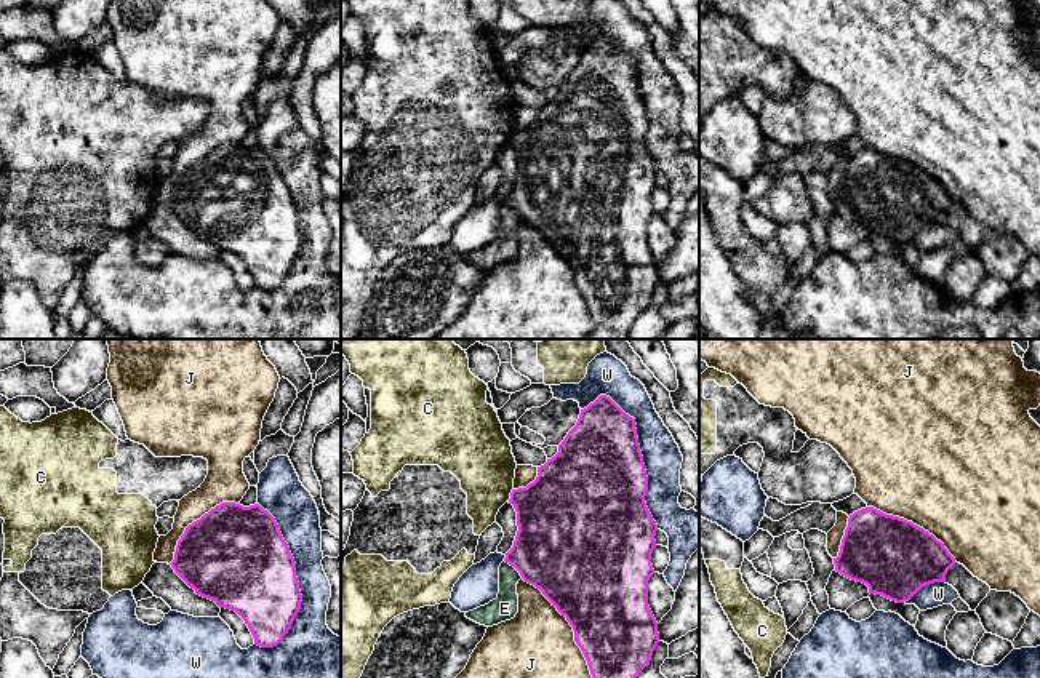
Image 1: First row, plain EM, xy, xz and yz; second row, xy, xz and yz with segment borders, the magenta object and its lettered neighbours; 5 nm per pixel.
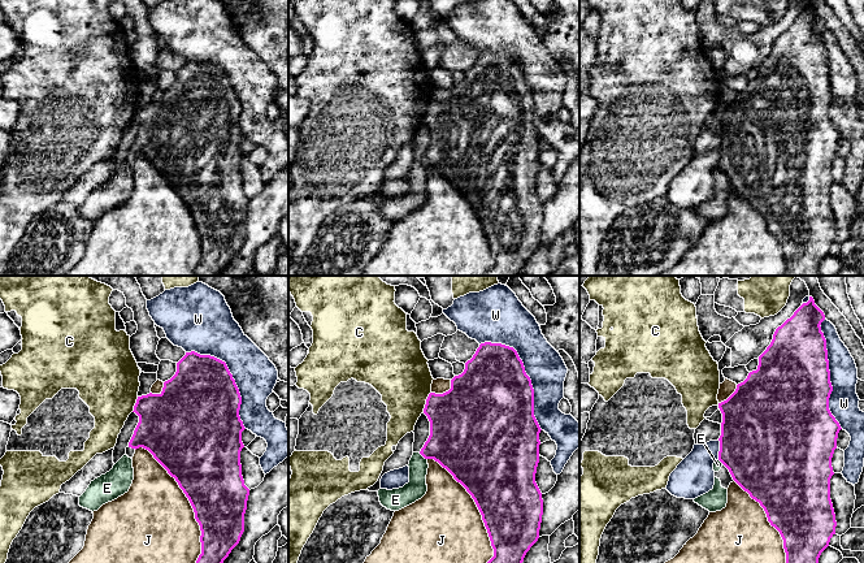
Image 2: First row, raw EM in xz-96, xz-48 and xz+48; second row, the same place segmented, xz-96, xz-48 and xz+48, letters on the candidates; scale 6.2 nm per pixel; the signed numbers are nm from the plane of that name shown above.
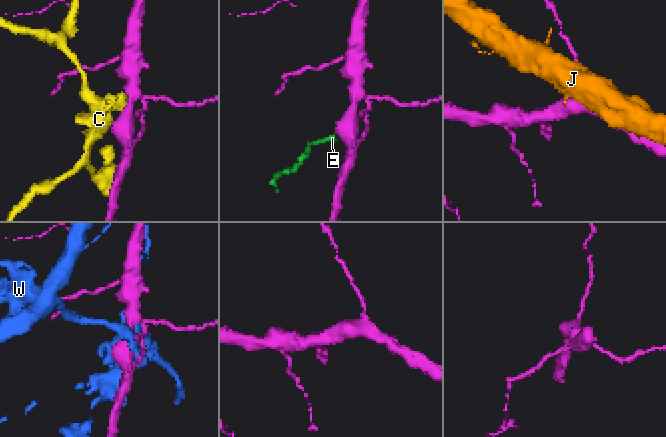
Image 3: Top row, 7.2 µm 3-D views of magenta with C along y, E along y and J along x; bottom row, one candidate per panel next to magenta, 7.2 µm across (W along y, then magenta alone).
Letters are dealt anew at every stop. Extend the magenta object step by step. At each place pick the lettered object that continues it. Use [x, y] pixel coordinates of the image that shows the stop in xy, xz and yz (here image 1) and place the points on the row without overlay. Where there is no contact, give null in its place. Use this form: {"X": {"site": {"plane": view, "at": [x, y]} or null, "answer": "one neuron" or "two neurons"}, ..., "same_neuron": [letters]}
{"C": {"site": {"plane": "xz", "at": [511, 136]}, "answer": "two neurons"}, "E": {"site": {"plane": "xz", "at": [514, 208]}, "answer": "two neurons"}, "J": {"site": {"plane": "xz", "at": [575, 277]}, "answer": "two neurons"}, "W": {"site": {"plane": "xy", "at": [295, 218]}, "answer": "two neurons"}, "same_neuron": []}

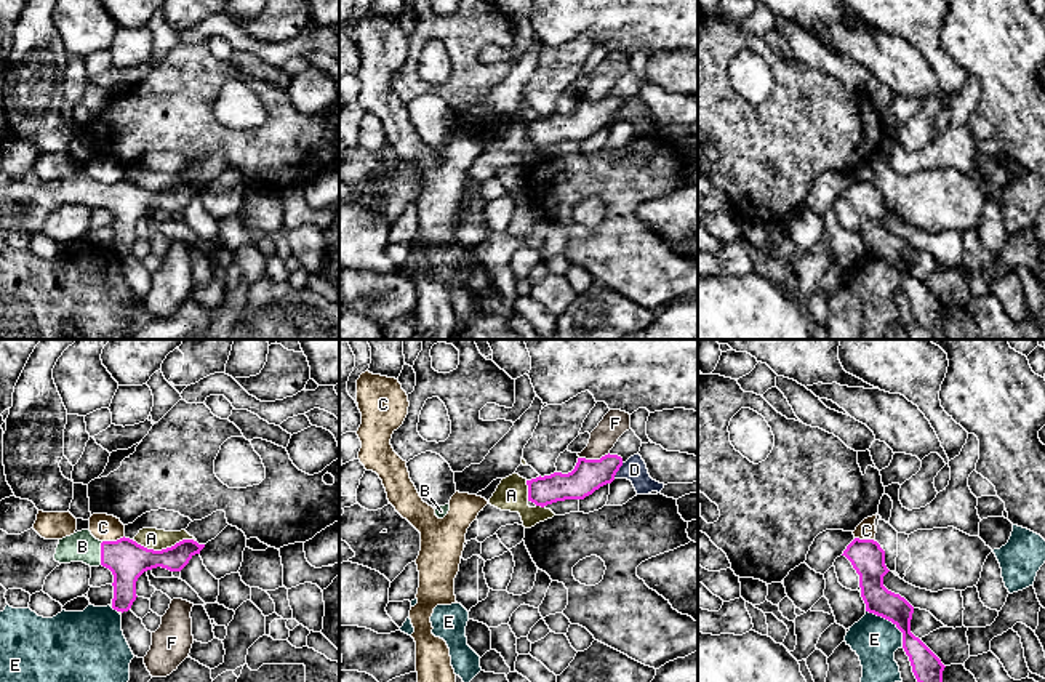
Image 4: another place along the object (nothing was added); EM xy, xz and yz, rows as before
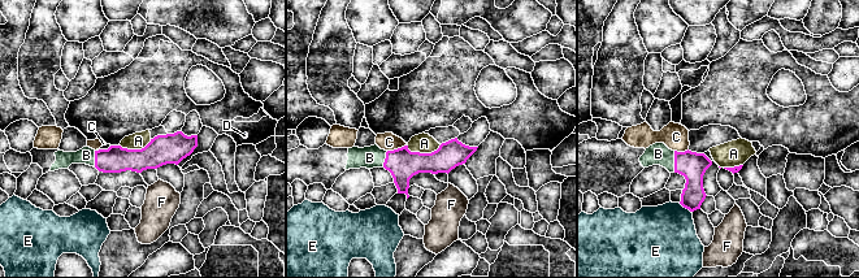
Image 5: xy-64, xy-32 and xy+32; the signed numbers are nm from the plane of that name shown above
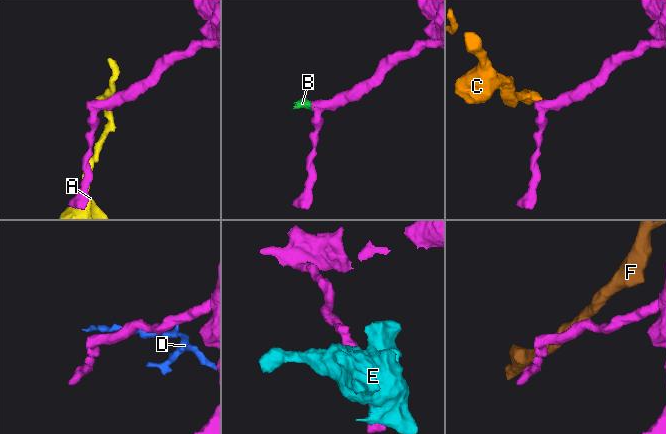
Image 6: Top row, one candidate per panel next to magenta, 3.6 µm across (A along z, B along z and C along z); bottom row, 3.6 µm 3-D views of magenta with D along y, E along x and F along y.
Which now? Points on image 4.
{"A": {"site": {"plane": "xy", "at": [164, 191]}, "answer": "two neurons"}, "B": {"site": {"plane": "xy", "at": [101, 194]}, "answer": "one neuron"}, "C": {"site": {"plane": "xy", "at": [112, 183]}, "answer": "two neurons"}, "D": {"site": {"plane": "xz", "at": [618, 111]}, "answer": "two neurons"}, "E": {"site": {"plane": "yz", "at": [892, 263]}, "answer": "two neurons"}, "F": {"site": {"plane": "xz", "at": [594, 101]}, "answer": "two neurons"}, "same_neuron": ["B"]}

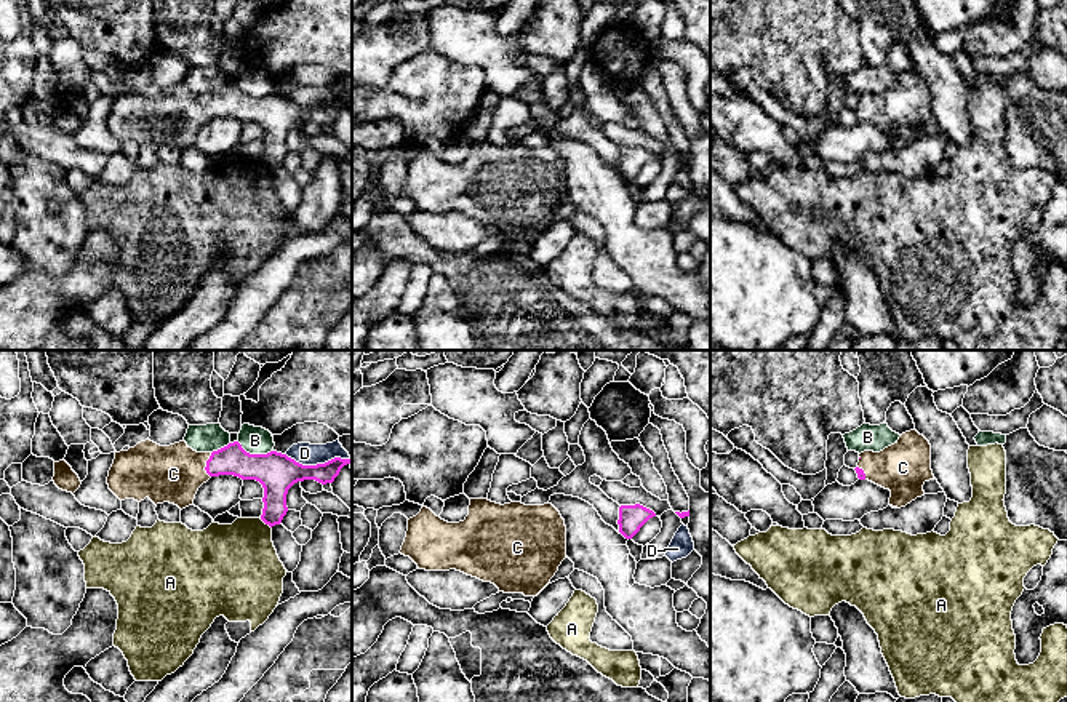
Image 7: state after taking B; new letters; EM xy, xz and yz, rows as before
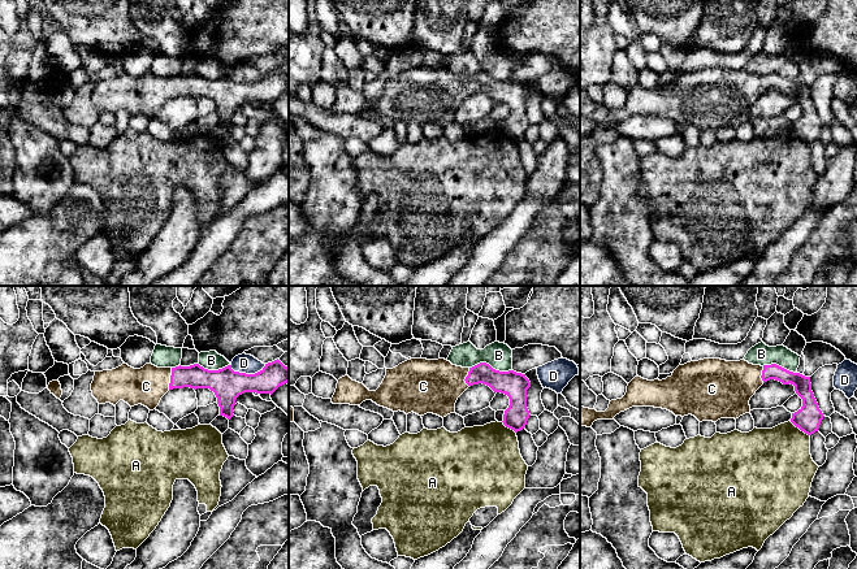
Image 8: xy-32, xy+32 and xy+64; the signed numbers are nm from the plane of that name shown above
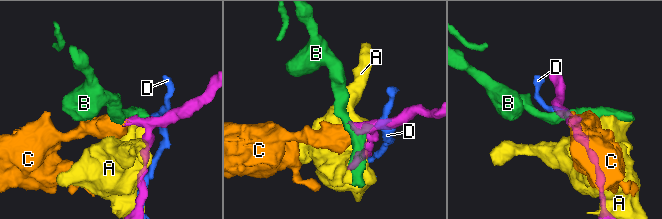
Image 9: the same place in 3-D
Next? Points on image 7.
{"A": {"site": {"plane": "xy", "at": [266, 165]}, "answer": "two neurons"}, "B": {"site": {"plane": "xy", "at": [255, 96]}, "answer": "two neurons"}, "C": {"site": {"plane": "xy", "at": [207, 107]}, "answer": "one neuron"}, "D": {"site": {"plane": "xy", "at": [317, 106]}, "answer": "two neurons"}, "same_neuron": ["C"]}

